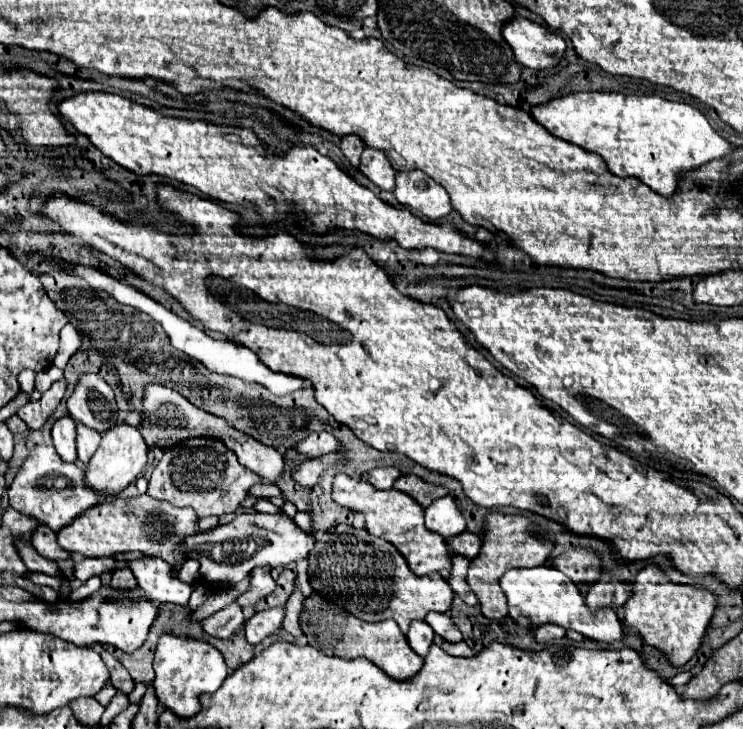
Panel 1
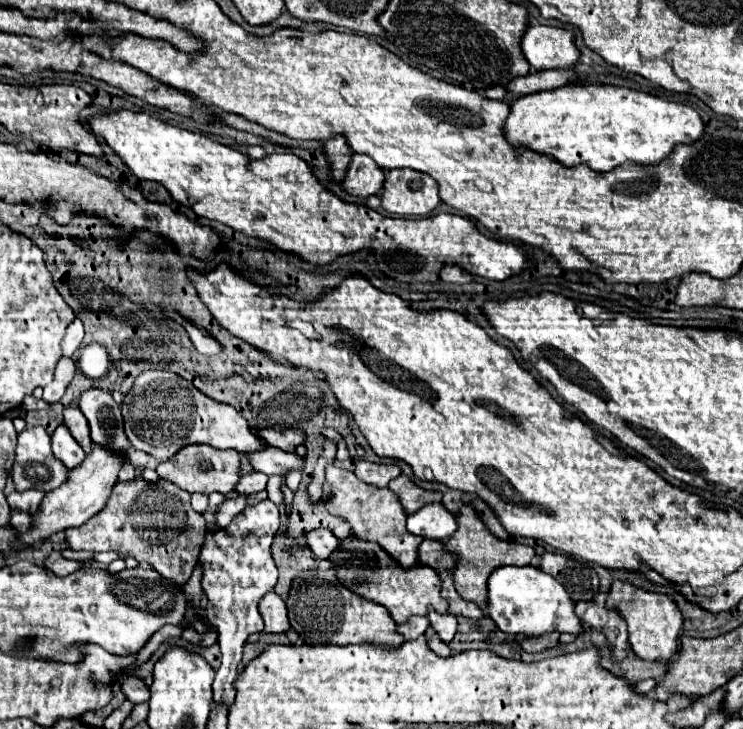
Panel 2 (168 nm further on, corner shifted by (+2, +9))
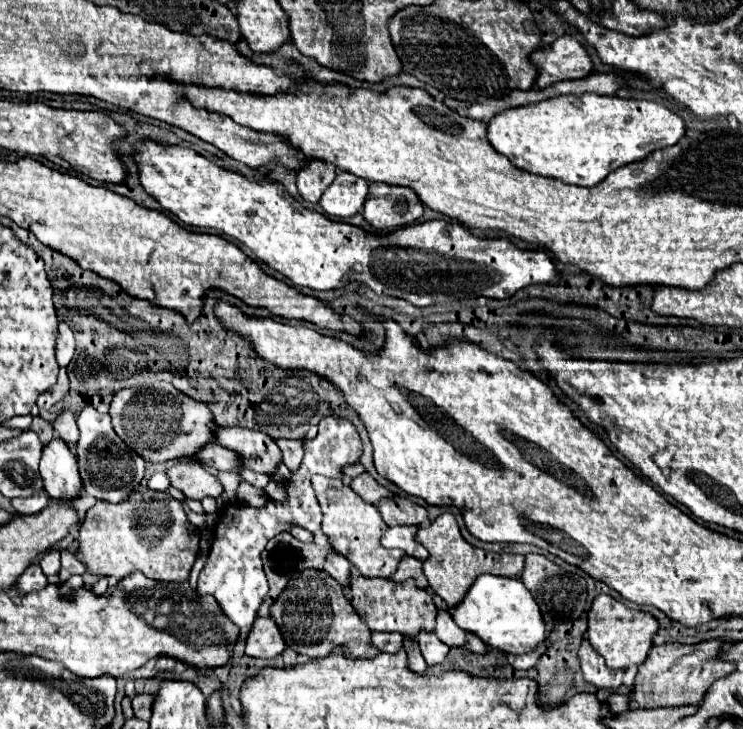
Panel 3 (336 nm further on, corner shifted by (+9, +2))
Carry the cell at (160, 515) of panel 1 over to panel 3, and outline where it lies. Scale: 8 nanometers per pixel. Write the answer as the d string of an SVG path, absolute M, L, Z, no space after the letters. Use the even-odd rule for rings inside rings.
M137 490L121 504L97 500L81 522L79 552L89 572L97 576L123 580L139 570L153 580L183 582L189 578L191 566L197 560L199 538L199 528L187 520L179 500L167 492Z

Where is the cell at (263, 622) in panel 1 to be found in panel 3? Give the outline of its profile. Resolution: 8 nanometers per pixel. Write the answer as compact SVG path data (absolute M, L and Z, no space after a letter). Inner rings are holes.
M257 618L247 636L245 654L253 658L275 658L283 654L283 650L285 642L277 624L271 618Z

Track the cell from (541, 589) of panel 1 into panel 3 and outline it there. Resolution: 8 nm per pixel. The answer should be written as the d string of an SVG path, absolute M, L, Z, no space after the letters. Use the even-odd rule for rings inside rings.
M489 574L477 576L465 598L455 608L449 608L449 614L461 630L471 632L479 636L487 646L509 654L525 654L547 638L539 606L531 592L517 578L501 578Z

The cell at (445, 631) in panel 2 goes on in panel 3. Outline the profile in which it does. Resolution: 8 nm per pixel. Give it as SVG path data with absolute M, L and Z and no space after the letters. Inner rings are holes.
M421 632L417 636L417 642L419 642L419 648L421 648L421 654L427 662L427 666L437 666L445 660L445 656L449 654L449 646L445 646L437 636L435 632Z

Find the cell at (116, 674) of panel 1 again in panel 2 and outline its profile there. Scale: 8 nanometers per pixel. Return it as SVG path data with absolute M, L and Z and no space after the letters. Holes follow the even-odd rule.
M122 671L112 673L112 677L114 677L114 675L116 675L118 683L120 683L122 693L126 695L126 699L130 699L132 703L142 703L142 701L148 701L150 691L148 691L148 687L144 685L144 681L142 681L142 679L138 679L138 677L130 677L130 675L122 673Z

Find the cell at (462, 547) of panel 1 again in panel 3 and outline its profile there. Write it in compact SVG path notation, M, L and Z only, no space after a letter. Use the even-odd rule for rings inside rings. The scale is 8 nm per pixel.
M403 556L401 562L399 562L399 568L397 568L397 572L391 576L391 580L395 580L395 582L405 582L407 578L413 578L413 580L417 582L417 586L427 588L427 578L425 578L421 566L423 566L423 562L415 560L415 558L411 558L411 556Z

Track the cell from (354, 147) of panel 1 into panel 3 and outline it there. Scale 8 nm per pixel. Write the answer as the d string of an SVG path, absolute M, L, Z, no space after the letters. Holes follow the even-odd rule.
M311 160L305 170L297 174L297 188L303 200L317 204L329 182L335 180L335 166L321 162L321 160Z

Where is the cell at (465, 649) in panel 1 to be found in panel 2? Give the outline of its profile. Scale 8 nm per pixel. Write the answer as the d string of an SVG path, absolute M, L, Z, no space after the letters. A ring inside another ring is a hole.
M432 627L424 633L426 635L426 639L428 639L428 645L430 645L430 649L436 653L436 655L452 655L452 649L436 635L436 631L432 631Z

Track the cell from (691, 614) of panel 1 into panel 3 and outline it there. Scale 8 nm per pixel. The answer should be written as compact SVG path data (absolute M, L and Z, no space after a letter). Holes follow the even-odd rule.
M599 594L593 600L587 620L589 620L587 638L589 638L591 646L605 658L607 666L615 668L615 670L627 668L631 664L637 664L637 666L643 664L653 646L651 638L659 630L659 624L651 614L641 612L641 610L631 610L625 604L613 600L611 596L605 596L605 594Z

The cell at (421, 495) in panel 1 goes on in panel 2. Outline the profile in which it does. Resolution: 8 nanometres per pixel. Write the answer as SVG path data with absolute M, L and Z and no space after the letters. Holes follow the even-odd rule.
M404 473L398 475L396 479L392 479L392 483L388 487L398 495L398 499L402 501L402 507L408 515L416 513L426 503L434 503L434 501L442 499L440 491L426 491L426 489L418 487L416 483L412 483Z

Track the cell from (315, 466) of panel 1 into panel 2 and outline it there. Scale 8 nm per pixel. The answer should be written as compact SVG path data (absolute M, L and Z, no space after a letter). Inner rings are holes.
M266 447L264 451L252 453L248 457L256 471L266 475L280 475L280 477L286 477L290 469L304 469L306 465L306 455L302 457L298 453L286 453L274 447Z

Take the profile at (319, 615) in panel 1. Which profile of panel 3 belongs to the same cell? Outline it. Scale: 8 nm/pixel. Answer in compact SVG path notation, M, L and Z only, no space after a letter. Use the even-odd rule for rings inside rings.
M305 570L297 578L291 578L271 606L271 618L279 626L285 644L309 658L325 658L335 646L341 646L349 658L371 658L380 653L369 646L371 632L345 598L343 588L323 570Z

